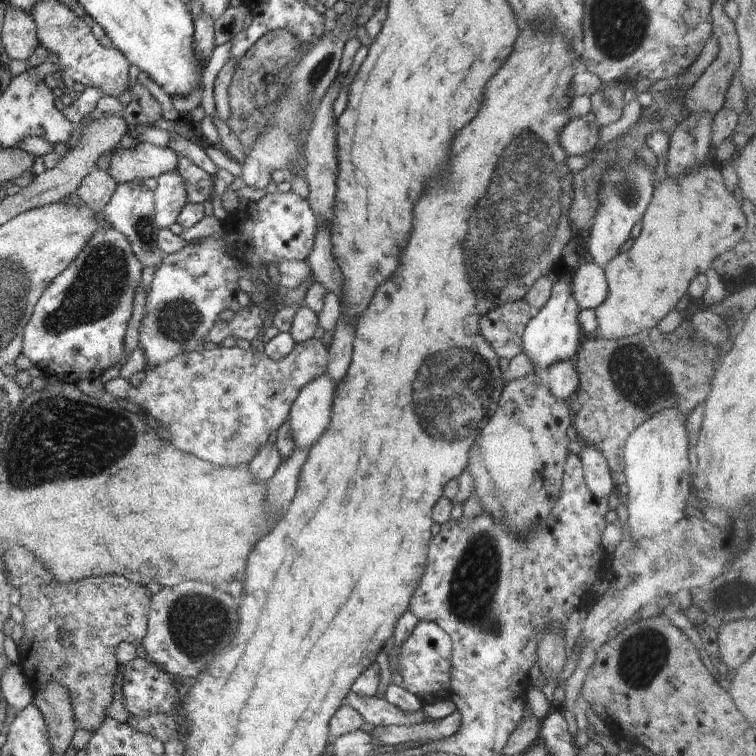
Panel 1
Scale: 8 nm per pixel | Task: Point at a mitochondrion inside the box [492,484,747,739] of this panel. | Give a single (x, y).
(643, 654)

